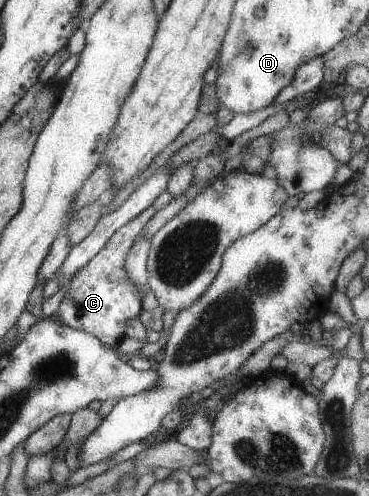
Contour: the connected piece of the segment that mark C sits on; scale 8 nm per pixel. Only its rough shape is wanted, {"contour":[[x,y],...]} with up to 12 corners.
{"contour":[[148,206],[75,273],[60,323],[116,348],[146,290],[125,271]]}

